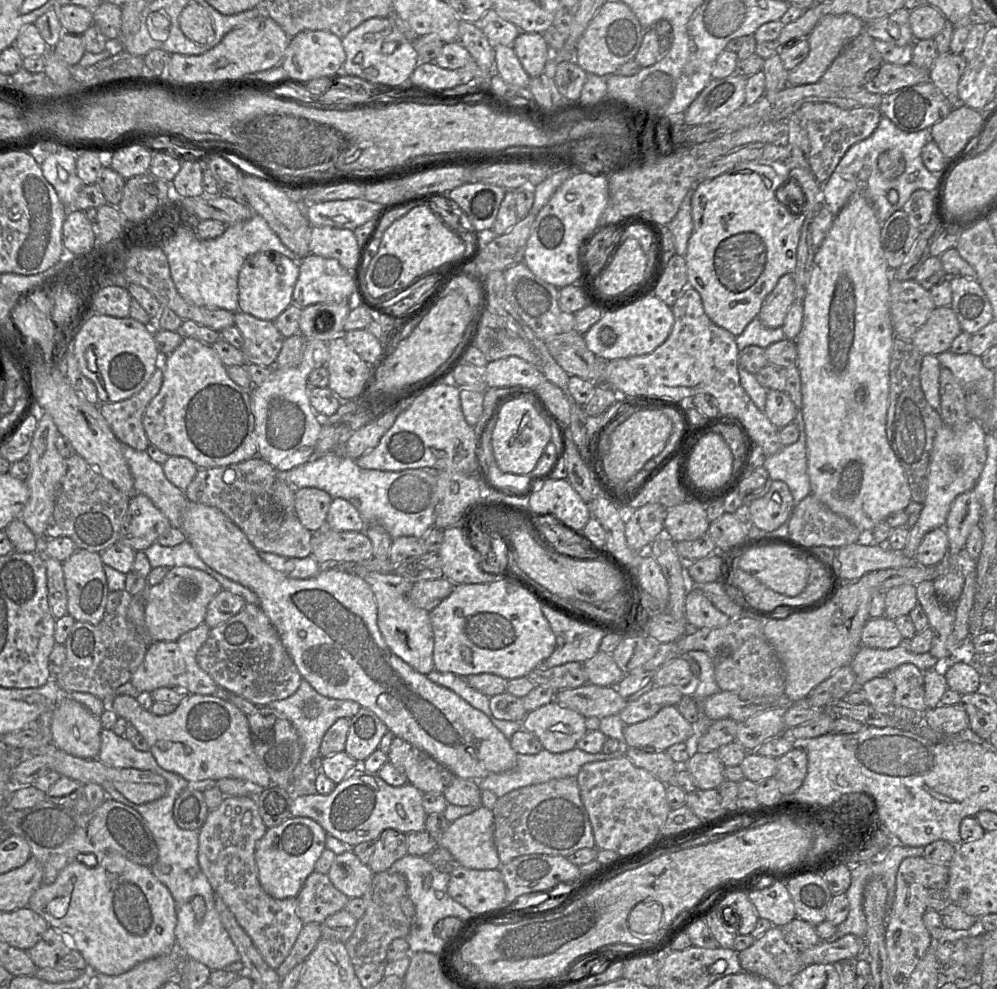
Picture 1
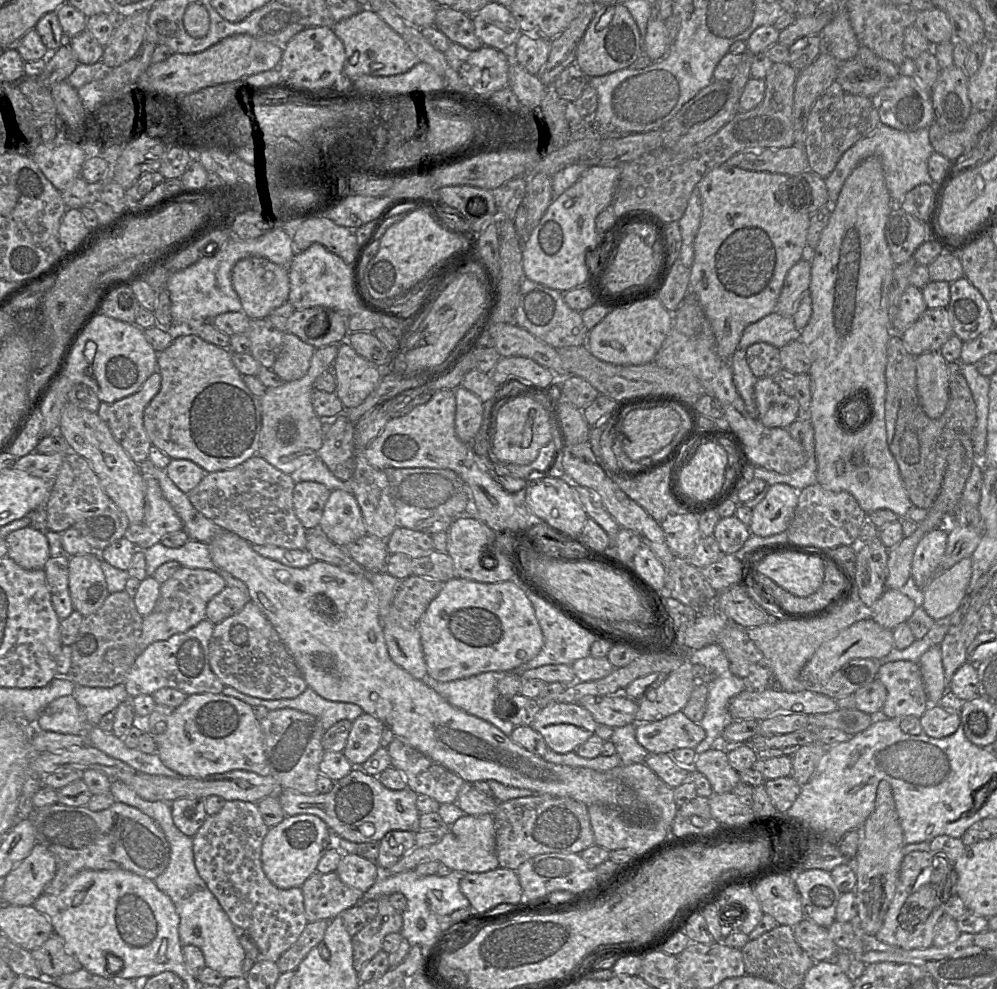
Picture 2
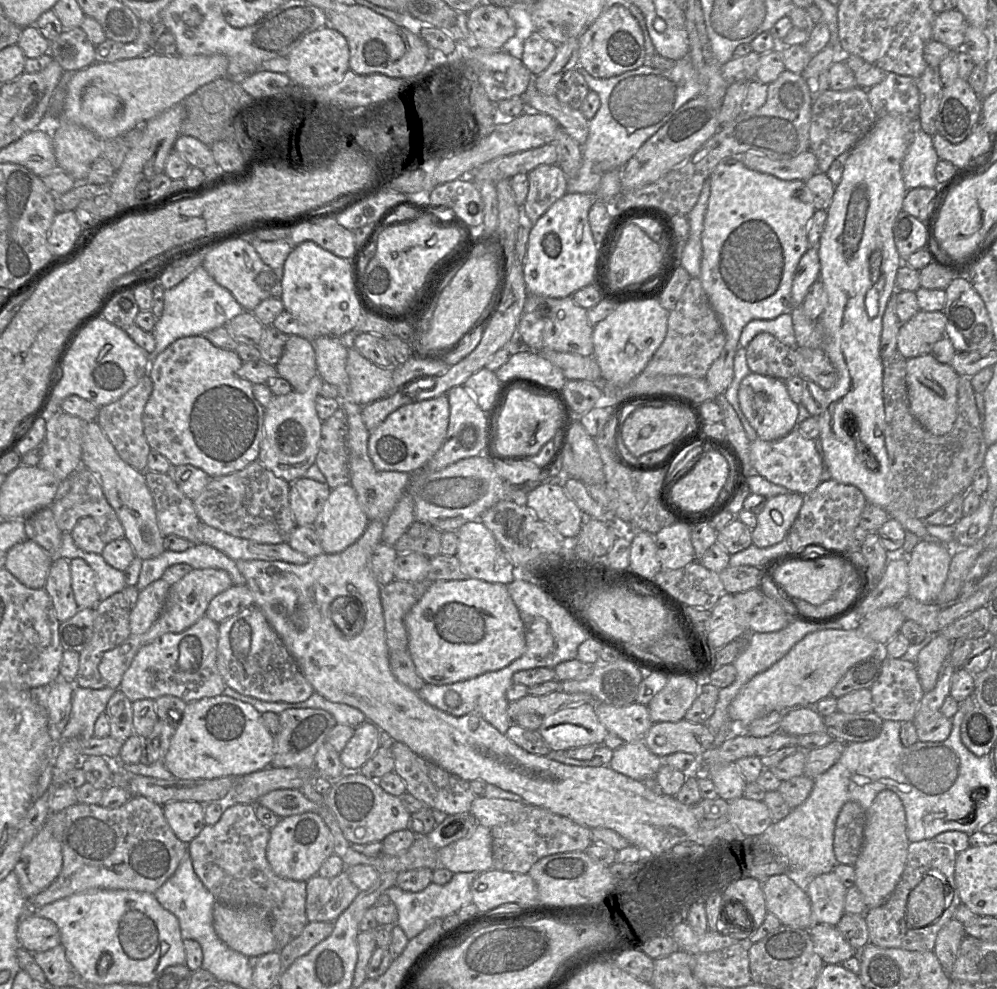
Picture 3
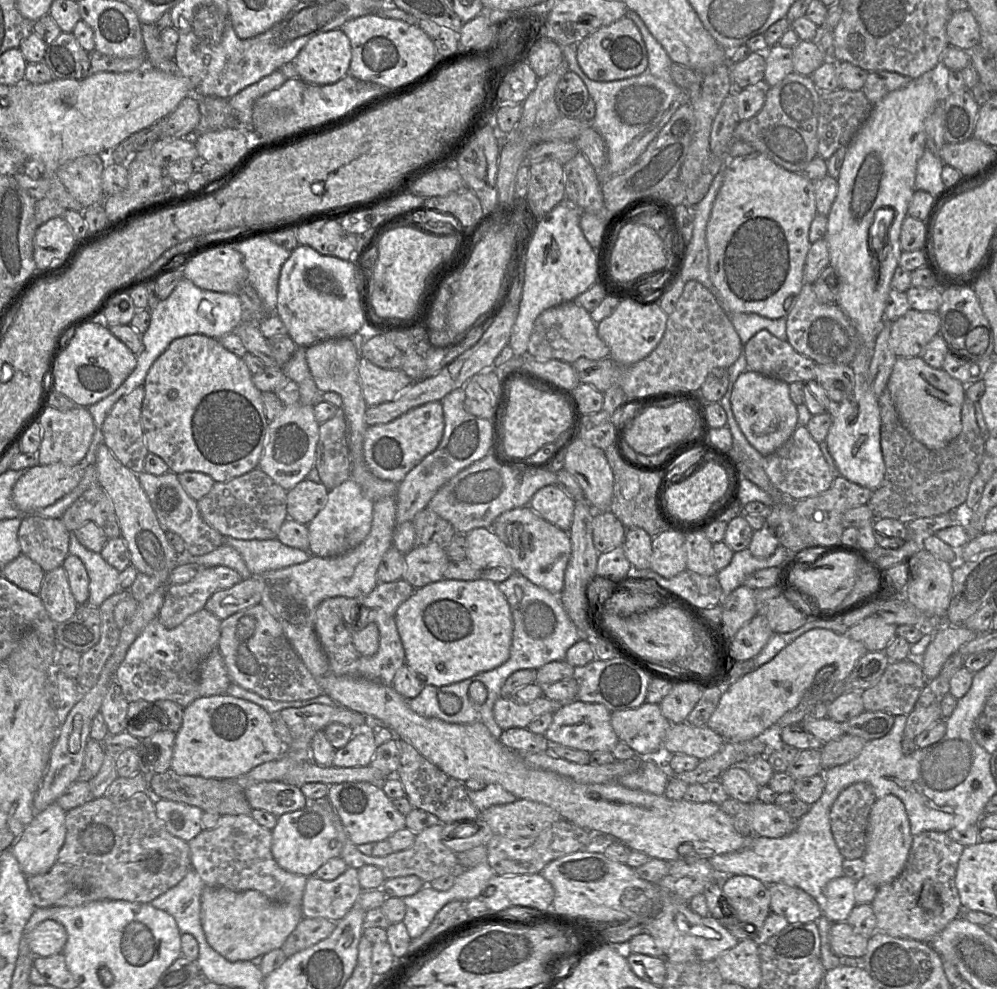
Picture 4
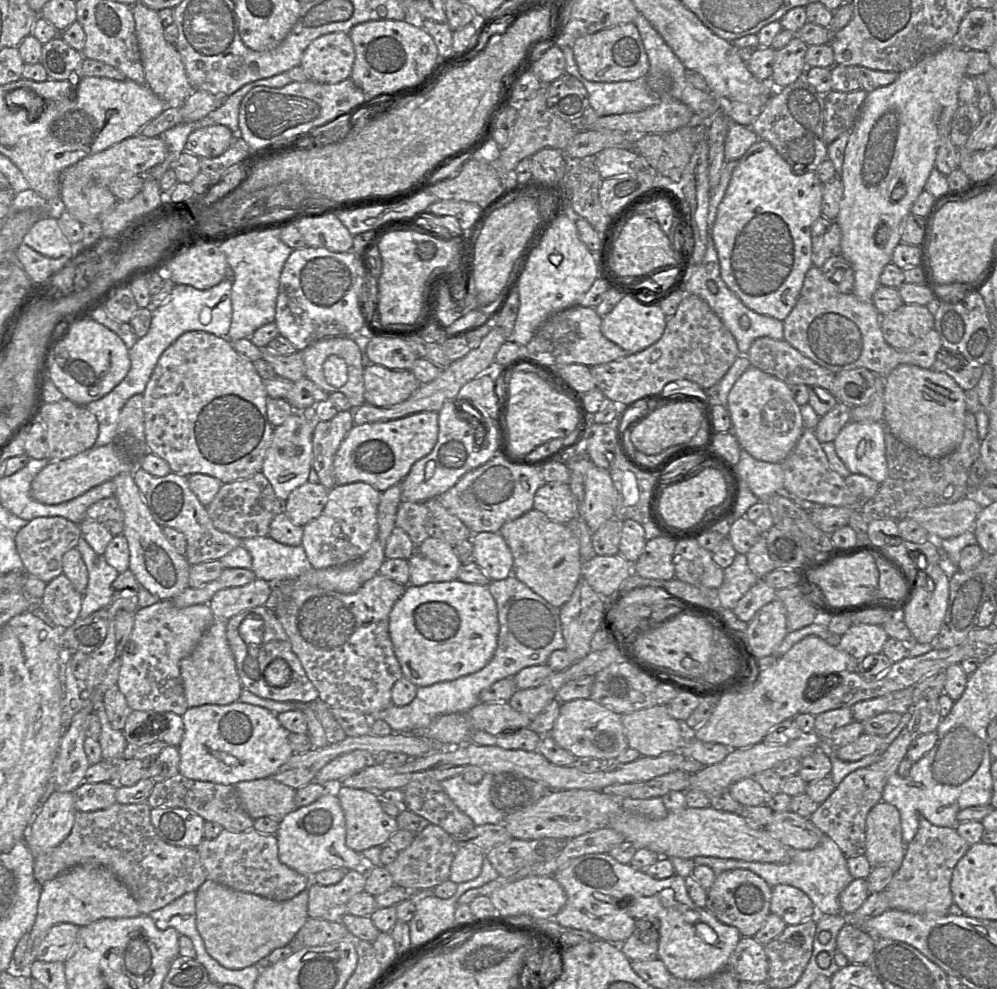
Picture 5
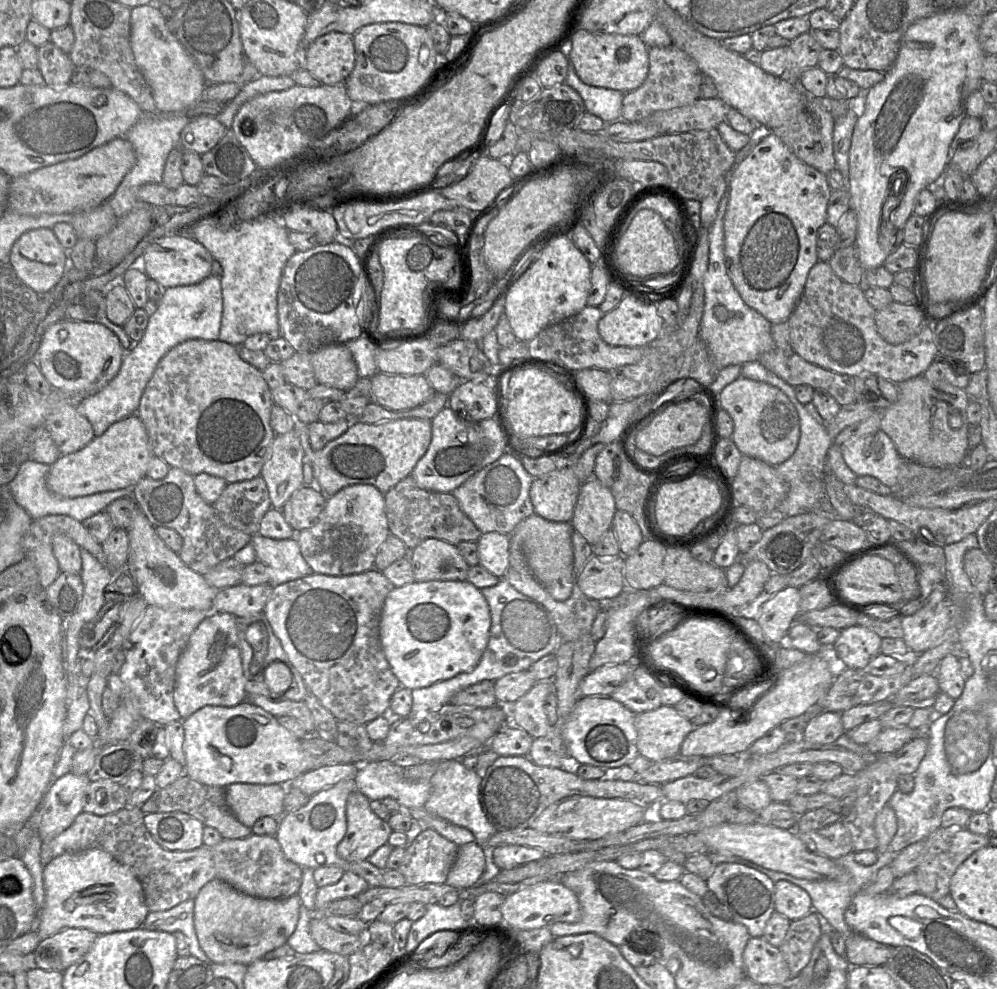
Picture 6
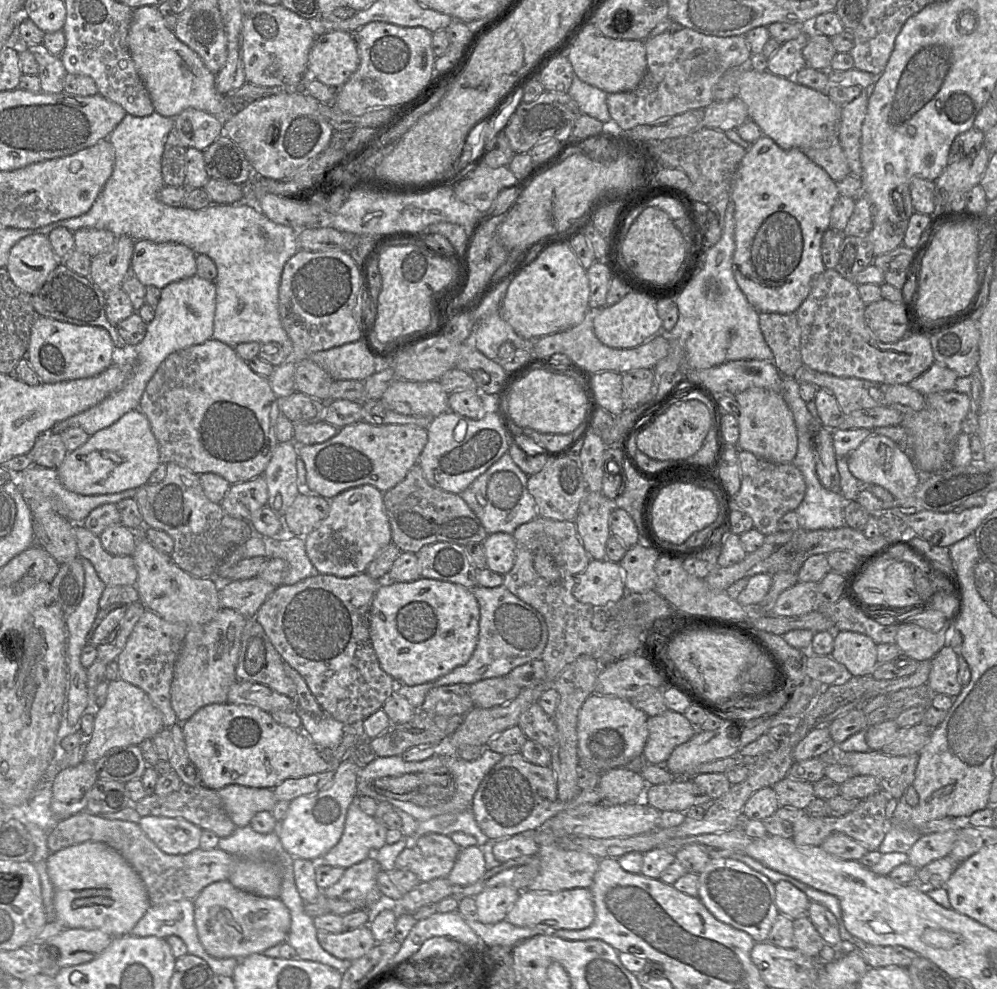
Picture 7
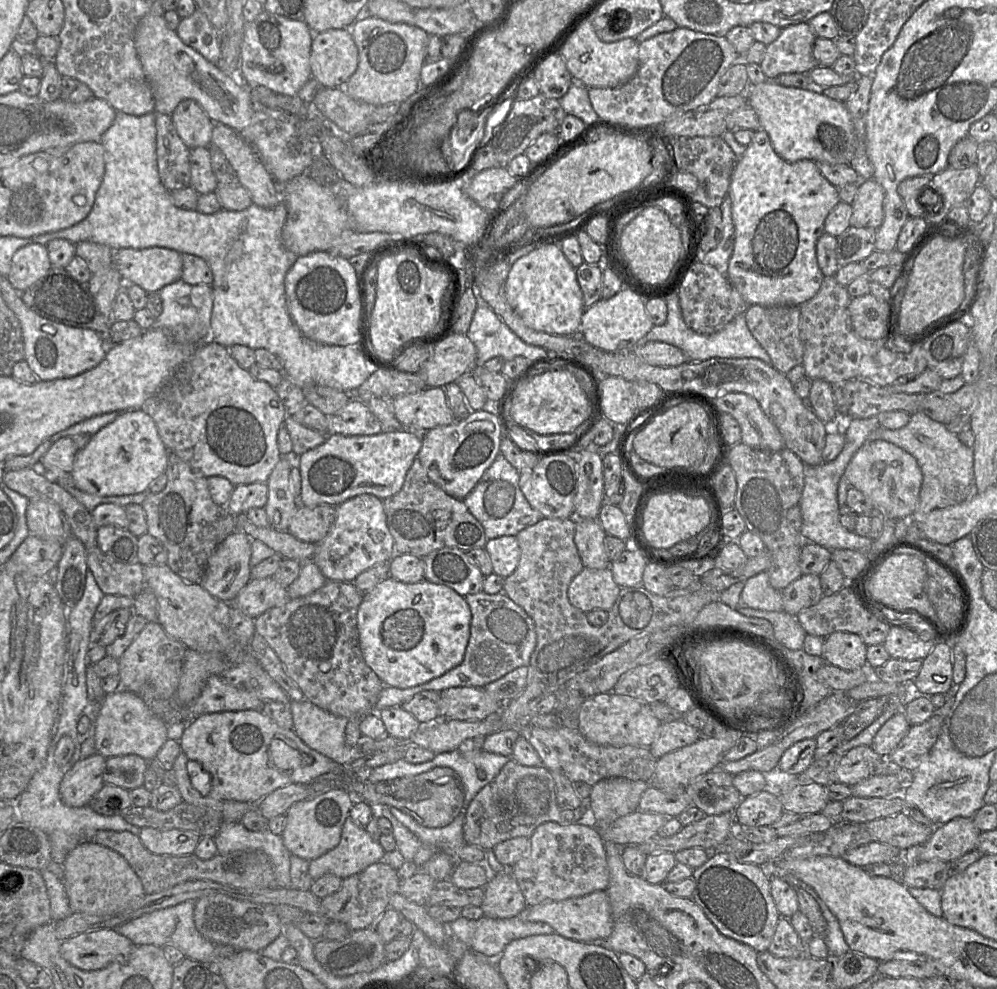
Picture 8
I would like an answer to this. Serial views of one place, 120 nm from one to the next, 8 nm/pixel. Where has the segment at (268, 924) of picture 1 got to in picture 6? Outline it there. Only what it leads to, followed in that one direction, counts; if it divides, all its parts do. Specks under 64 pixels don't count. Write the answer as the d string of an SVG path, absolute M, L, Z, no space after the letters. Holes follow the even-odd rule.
M251 833L245 838L222 838L210 849L216 876L232 887L250 896L265 899L285 899L298 894L302 868L286 858L275 836Z

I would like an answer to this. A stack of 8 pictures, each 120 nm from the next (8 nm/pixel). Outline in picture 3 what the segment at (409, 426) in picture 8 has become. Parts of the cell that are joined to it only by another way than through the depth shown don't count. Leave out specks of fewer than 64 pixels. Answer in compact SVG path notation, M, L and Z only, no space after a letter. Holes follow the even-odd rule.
M349 348L346 360L350 399L359 406L394 395L392 368L383 368Z

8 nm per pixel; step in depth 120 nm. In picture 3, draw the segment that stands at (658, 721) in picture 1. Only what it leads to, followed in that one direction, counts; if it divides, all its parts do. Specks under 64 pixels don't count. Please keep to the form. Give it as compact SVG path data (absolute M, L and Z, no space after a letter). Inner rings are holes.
M685 719L654 723L644 737L649 750L660 758L677 752L701 756L712 748L713 742L714 736L707 724L695 724Z

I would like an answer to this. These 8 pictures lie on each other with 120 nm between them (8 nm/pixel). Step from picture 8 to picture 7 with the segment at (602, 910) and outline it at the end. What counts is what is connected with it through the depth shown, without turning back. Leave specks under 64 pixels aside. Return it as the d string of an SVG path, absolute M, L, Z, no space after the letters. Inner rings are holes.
M573 888L559 892L525 890L507 913L505 920L518 927L547 925L554 929L582 930L595 919L594 903L589 888Z

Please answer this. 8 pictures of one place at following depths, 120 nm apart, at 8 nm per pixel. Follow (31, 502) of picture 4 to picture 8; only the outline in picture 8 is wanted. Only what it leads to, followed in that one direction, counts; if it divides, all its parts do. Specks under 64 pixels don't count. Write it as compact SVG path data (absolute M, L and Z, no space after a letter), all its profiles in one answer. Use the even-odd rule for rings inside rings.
M131 409L101 428L84 448L78 450L70 476L73 485L86 493L98 496L131 495L148 491L152 481L165 473L167 461L167 447L152 417L142 409Z

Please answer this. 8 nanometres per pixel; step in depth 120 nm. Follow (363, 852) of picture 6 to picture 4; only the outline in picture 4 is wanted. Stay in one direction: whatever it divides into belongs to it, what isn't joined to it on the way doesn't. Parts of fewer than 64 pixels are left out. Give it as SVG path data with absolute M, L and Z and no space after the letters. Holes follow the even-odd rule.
M344 782L330 785L327 798L355 846L387 840L393 833L406 828L405 815L395 808L380 784Z

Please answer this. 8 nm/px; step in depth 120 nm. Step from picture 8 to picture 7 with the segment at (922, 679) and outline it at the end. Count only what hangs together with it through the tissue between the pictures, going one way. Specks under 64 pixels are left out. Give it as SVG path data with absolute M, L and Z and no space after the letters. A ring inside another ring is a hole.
M947 644L931 659L927 685L934 694L955 698L963 687L959 681L958 670L958 654Z

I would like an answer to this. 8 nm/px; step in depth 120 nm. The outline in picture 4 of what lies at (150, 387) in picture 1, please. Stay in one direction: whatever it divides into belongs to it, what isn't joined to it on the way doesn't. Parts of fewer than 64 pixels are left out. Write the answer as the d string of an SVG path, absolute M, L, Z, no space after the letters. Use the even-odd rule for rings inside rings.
M144 386L136 387L114 404L102 424L103 442L116 459L136 475L144 471L144 461L148 454L142 429L142 403L144 397Z

